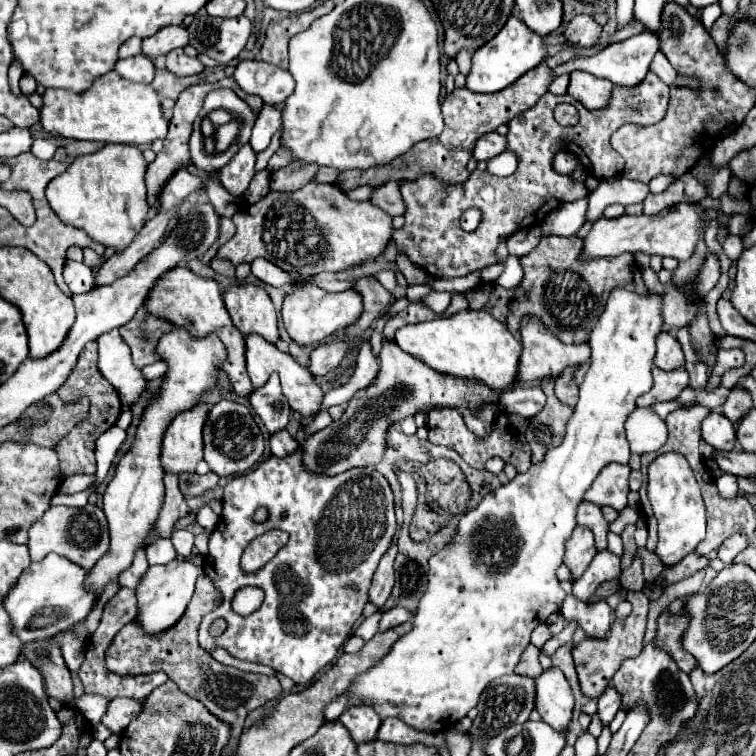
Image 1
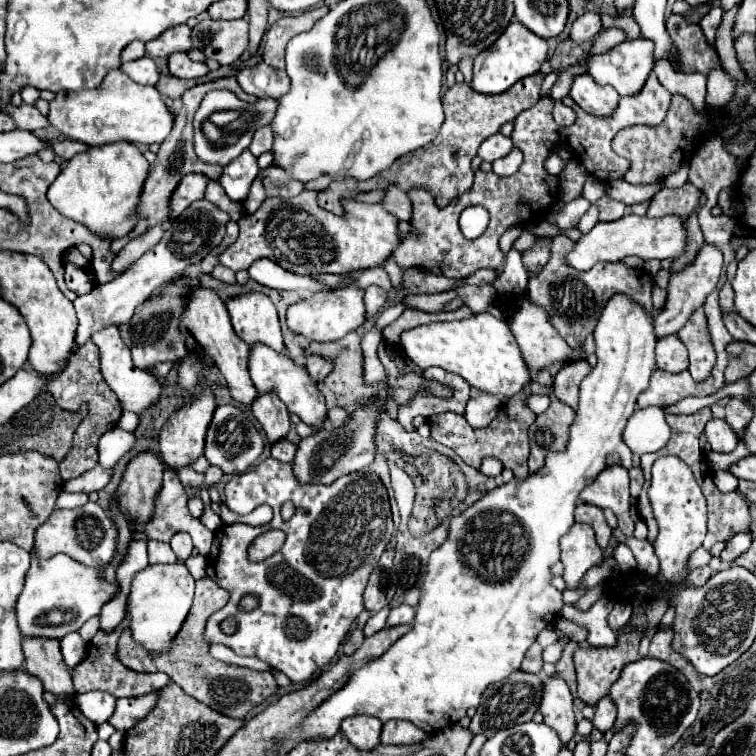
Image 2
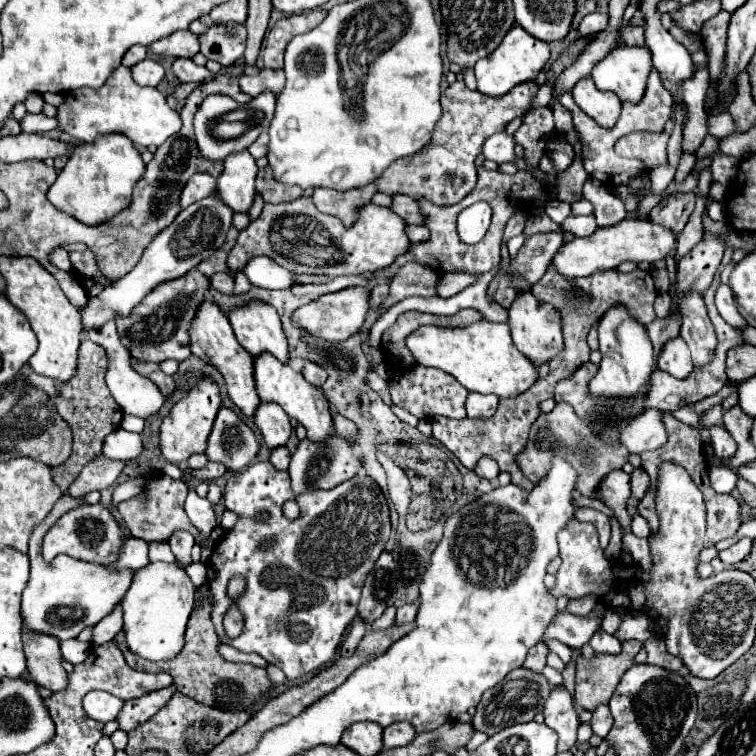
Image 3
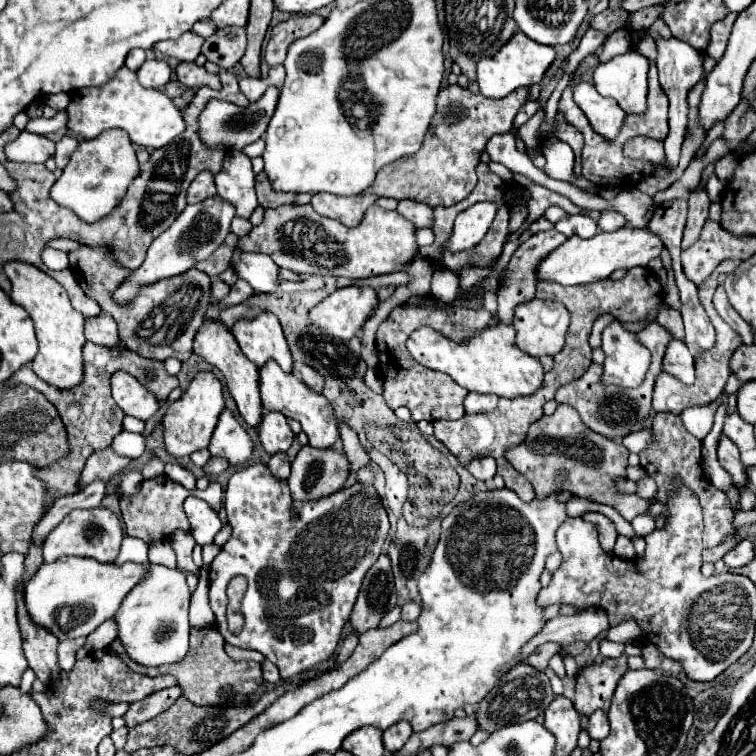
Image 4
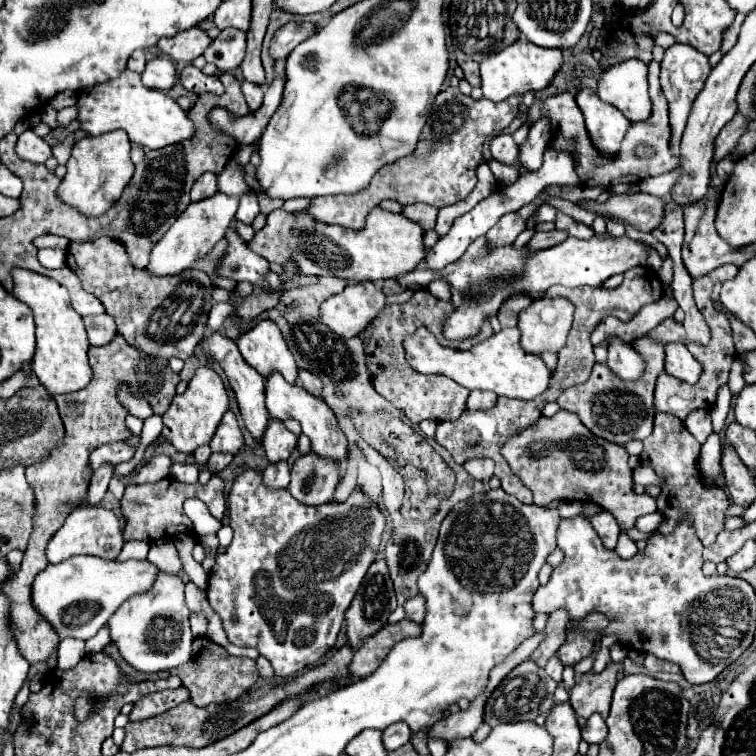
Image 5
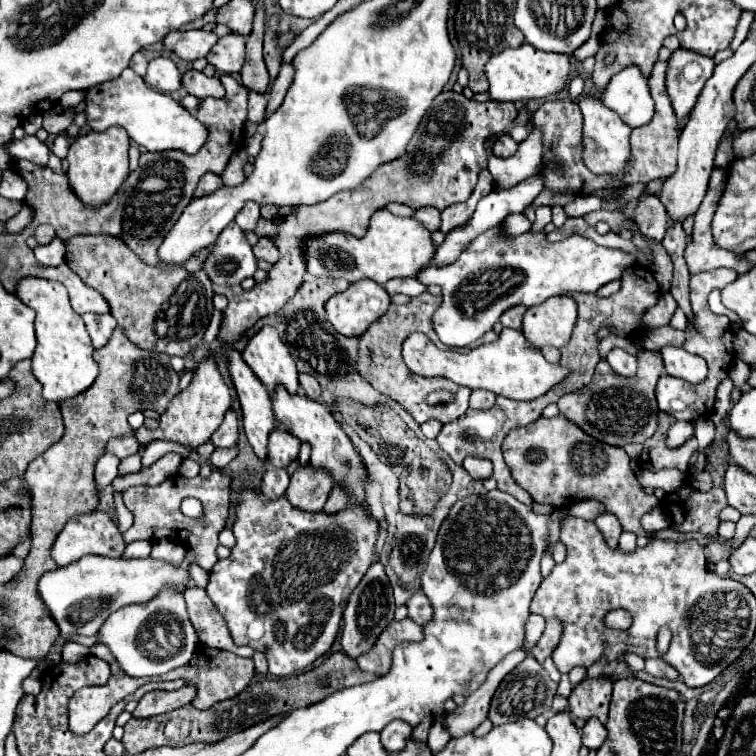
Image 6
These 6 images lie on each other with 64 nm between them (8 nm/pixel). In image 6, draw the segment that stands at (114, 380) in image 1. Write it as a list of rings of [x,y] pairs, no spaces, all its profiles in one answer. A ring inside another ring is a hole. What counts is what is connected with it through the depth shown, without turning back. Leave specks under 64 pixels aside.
[[[84,314],[82,318],[86,322],[86,330],[92,338],[92,344],[96,348],[102,348],[114,332],[116,320],[112,318],[112,314]]]

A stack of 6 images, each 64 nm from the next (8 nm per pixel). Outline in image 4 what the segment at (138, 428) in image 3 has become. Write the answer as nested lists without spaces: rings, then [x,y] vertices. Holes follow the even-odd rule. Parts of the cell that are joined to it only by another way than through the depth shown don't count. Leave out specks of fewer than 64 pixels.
[[[126,415],[123,420],[123,430],[133,432],[133,433],[143,433],[145,428],[144,421],[134,418],[132,416]]]

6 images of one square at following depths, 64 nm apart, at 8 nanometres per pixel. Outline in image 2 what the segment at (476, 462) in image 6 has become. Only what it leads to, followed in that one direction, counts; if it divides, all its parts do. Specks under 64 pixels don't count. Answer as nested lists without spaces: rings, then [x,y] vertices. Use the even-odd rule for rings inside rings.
[[[488,458],[488,460],[482,462],[480,472],[486,474],[486,476],[498,476],[498,474],[502,472],[502,468],[504,468],[504,466],[502,466],[500,460],[496,460],[496,458]]]

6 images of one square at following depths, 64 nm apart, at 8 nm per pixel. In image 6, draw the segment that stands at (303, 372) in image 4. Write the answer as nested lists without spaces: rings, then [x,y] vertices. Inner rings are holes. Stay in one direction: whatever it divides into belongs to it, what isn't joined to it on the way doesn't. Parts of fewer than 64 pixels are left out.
[[[300,374],[300,386],[304,390],[304,394],[312,400],[320,400],[320,384],[316,382],[314,376],[308,374]]]

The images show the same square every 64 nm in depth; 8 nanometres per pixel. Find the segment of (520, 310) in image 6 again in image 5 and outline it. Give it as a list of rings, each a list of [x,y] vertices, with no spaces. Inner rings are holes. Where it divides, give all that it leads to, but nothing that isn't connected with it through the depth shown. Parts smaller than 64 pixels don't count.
[[[514,294],[506,298],[498,310],[498,320],[502,326],[516,326],[516,316],[520,310],[524,310],[534,298],[530,294]]]

